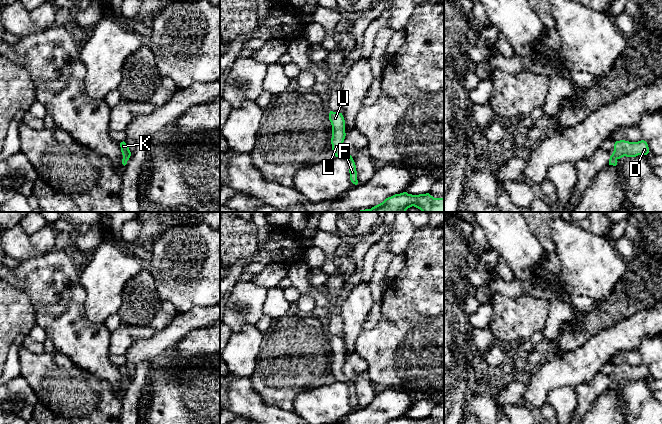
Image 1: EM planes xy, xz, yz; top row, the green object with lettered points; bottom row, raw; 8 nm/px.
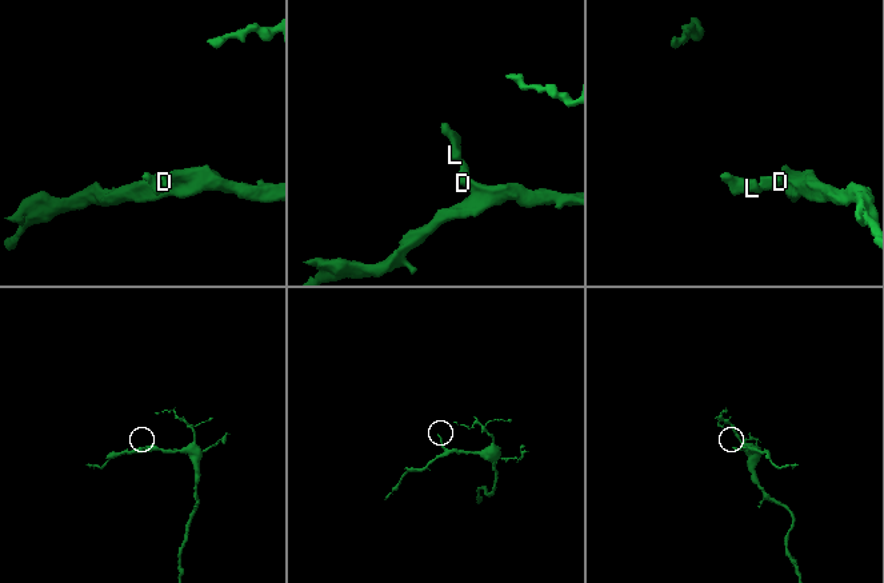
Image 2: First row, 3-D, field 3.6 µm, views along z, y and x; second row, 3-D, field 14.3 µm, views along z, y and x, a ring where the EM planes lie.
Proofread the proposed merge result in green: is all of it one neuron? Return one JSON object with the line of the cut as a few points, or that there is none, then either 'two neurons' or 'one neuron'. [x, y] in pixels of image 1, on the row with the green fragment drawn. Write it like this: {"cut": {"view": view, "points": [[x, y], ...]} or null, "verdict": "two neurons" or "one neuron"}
{"cut": null, "verdict": "one neuron"}

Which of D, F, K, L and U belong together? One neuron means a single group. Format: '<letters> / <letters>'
D F K L U

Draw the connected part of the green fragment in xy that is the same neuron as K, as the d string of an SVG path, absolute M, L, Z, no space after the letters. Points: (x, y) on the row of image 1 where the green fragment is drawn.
M124 141L120 143L120 147L123 155L122 164L125 166L131 156L131 152L129 150L129 147L126 145Z

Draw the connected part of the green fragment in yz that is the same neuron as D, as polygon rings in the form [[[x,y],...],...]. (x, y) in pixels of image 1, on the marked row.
[[[625,140],[616,141],[614,151],[609,159],[609,165],[616,166],[617,160],[626,157],[636,157],[638,155],[647,155],[649,147],[646,141],[629,142]]]

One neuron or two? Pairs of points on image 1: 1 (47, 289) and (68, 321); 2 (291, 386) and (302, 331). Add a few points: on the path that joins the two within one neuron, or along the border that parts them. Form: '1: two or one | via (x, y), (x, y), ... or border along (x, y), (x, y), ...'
1: one | via (55, 297), (55, 302), (64, 313)
2: one | via (291, 372), (291, 361), (295, 357), (298, 345)

